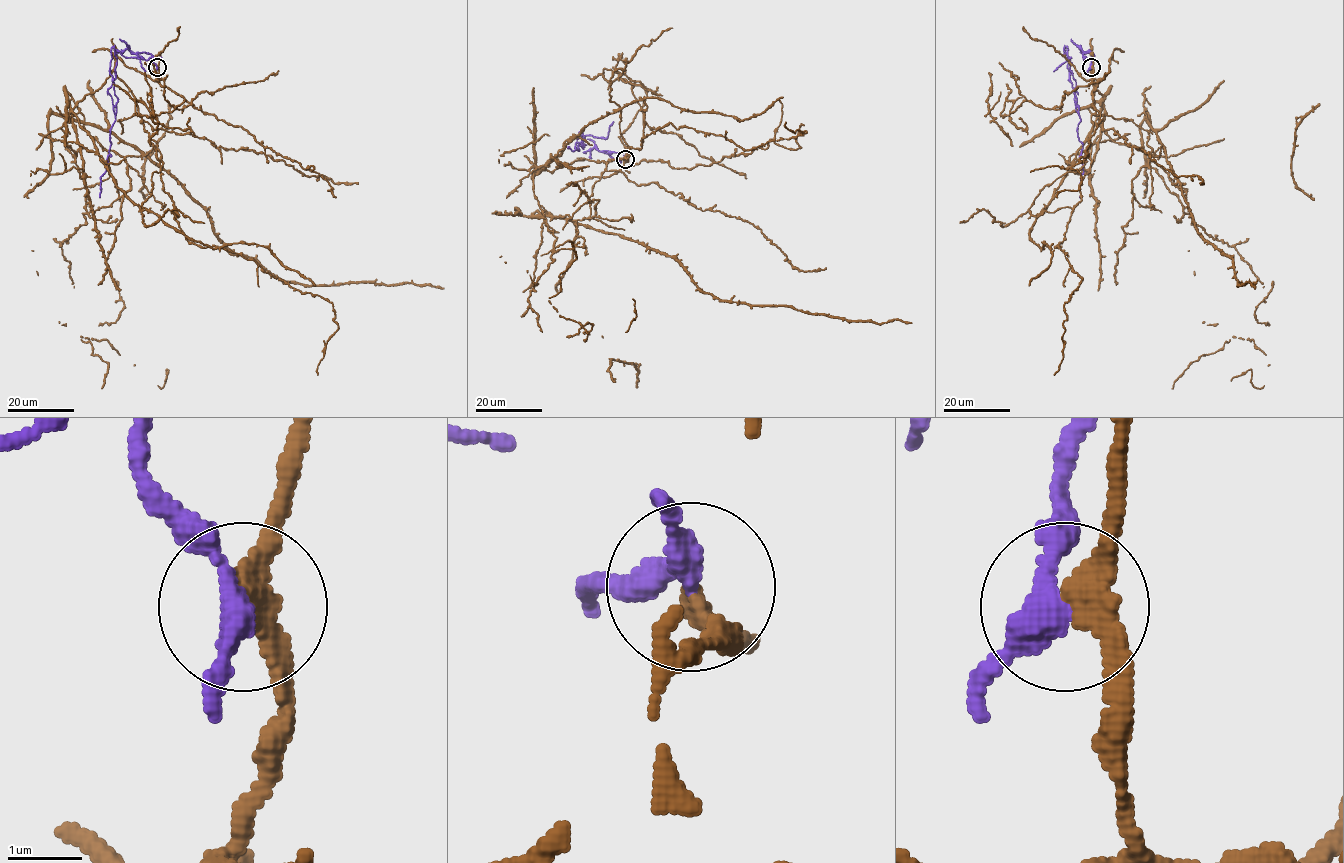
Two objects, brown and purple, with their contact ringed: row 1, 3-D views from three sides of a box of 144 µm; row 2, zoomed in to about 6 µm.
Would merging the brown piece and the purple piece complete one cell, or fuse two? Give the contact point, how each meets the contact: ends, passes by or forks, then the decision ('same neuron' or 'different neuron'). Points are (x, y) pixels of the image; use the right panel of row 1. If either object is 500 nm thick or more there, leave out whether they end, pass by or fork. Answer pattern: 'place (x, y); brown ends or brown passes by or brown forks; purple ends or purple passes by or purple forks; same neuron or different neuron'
place (1091, 67); brown passes by; purple passes by; different neuron

